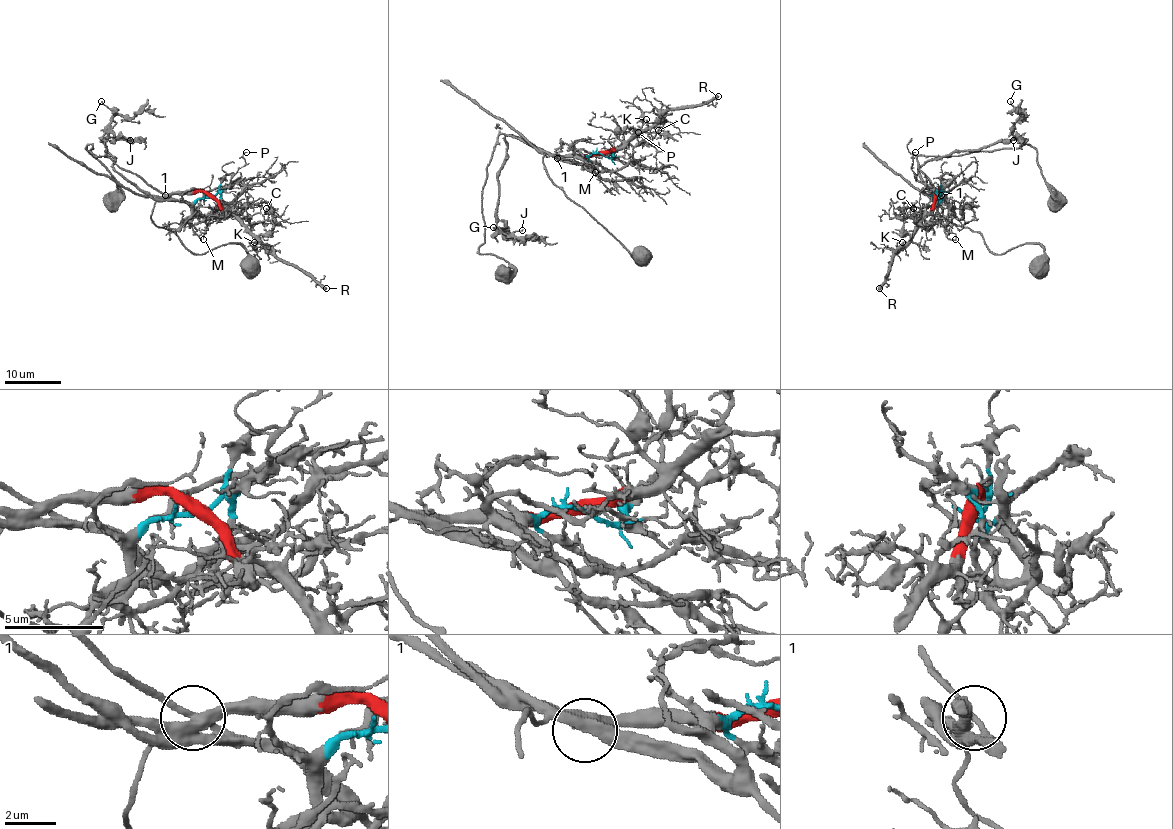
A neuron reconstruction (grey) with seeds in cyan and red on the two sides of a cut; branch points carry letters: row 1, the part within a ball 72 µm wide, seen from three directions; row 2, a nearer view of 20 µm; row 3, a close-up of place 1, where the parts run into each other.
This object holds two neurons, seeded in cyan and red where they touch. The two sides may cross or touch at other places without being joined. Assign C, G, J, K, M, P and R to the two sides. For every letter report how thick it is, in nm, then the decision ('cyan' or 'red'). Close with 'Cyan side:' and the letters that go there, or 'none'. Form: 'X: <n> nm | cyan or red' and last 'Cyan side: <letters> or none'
C: 130 nm | red
G: 130 nm | cyan
J: 130 nm | cyan
K: 100 nm | red
M: 120 nm | cyan
P: 90 nm | cyan
R: 440 nm | red
Cyan side: G, J, M, P

